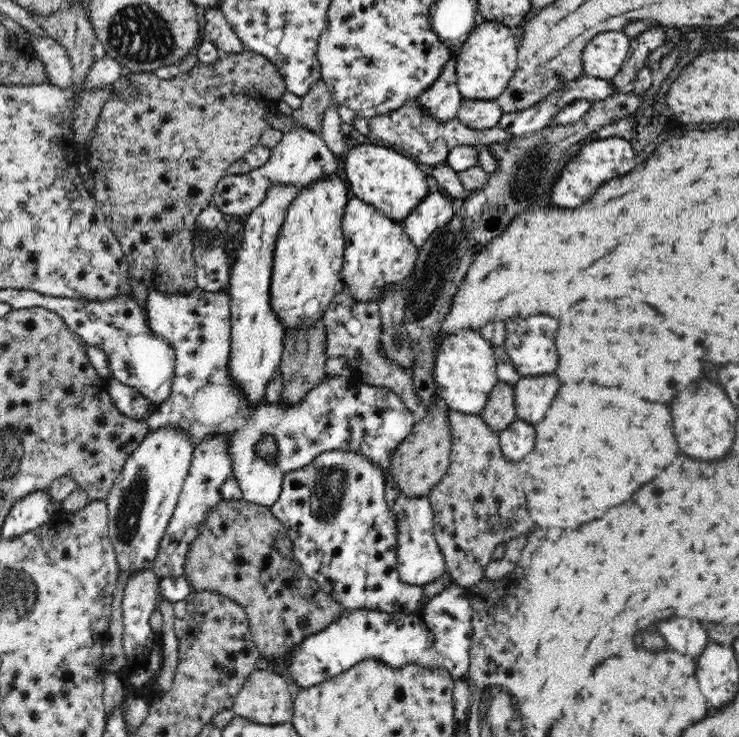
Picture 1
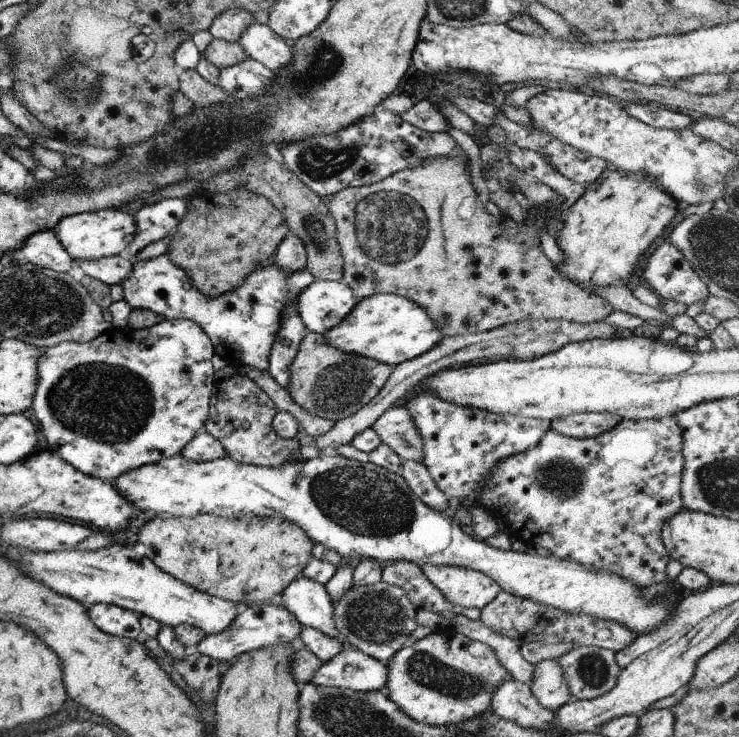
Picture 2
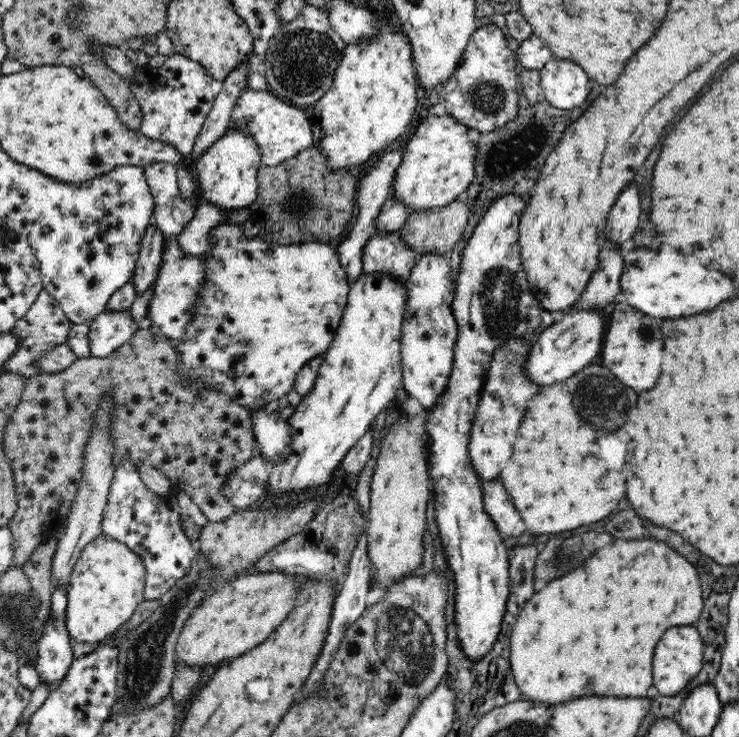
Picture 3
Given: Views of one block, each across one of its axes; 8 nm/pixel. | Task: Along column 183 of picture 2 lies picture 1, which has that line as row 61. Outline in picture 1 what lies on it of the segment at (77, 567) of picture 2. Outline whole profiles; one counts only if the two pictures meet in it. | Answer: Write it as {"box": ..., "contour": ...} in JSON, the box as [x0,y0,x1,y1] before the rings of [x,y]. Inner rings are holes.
{"box":[582,31,631,80],"contour":[[[624,31],[602,32],[592,38],[592,43],[582,54],[584,74],[602,80],[610,80],[620,72],[626,60],[631,40]]]}

